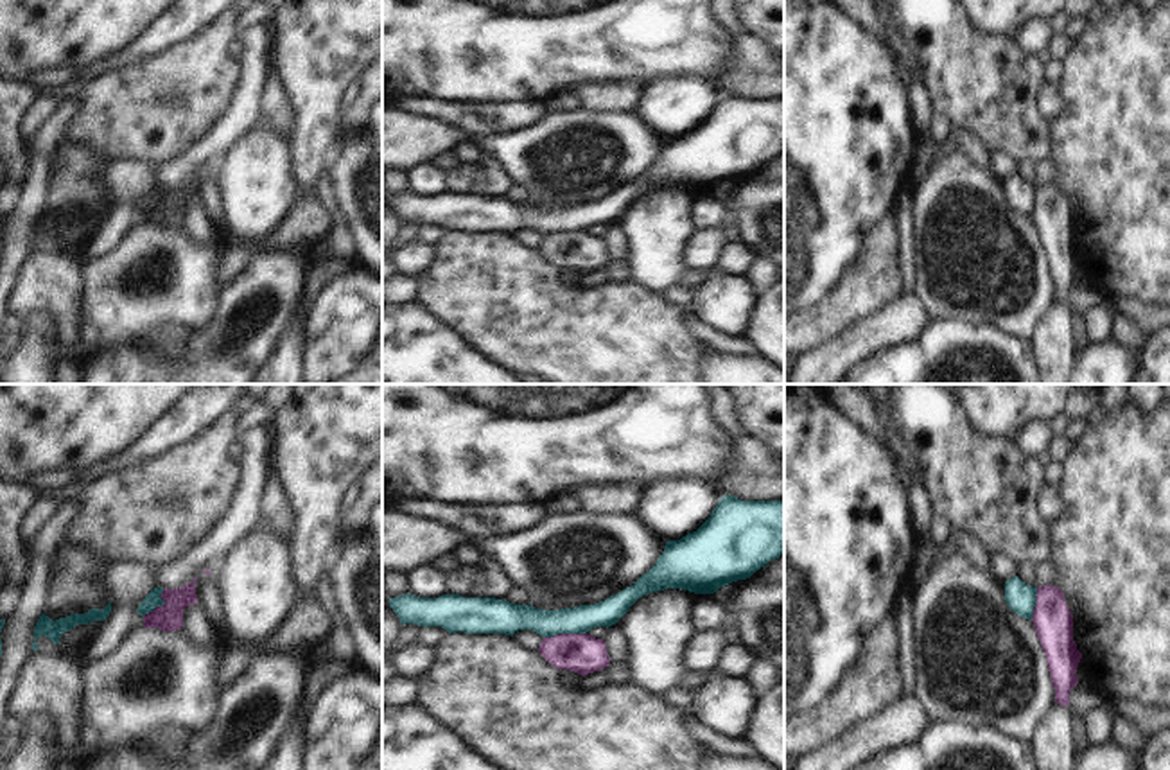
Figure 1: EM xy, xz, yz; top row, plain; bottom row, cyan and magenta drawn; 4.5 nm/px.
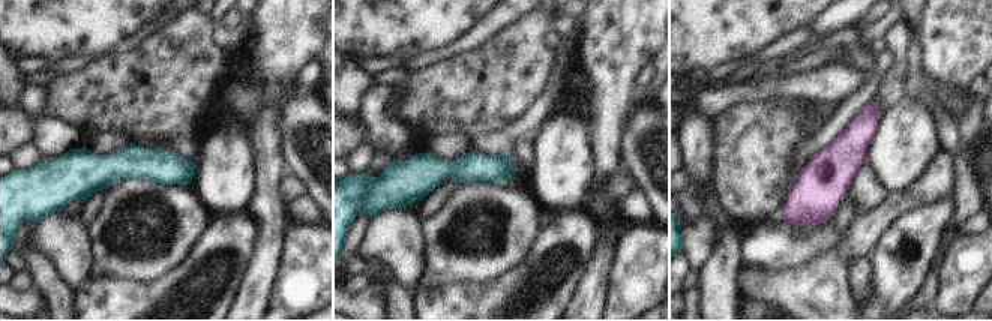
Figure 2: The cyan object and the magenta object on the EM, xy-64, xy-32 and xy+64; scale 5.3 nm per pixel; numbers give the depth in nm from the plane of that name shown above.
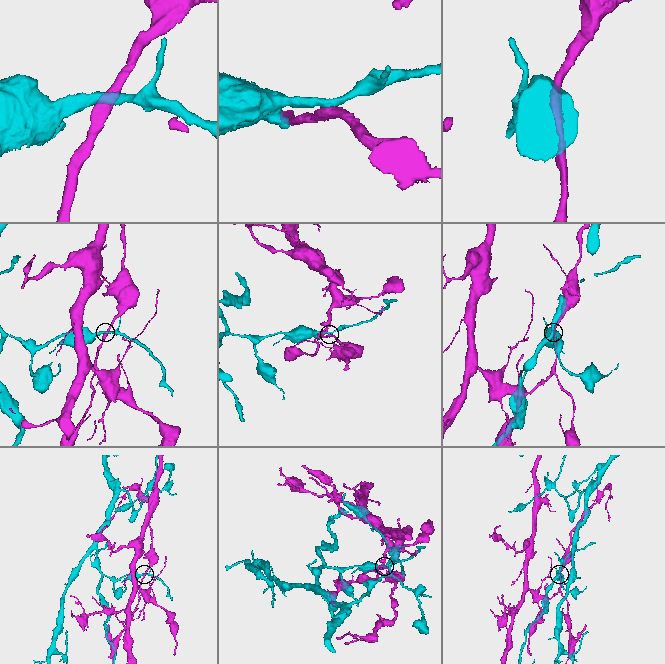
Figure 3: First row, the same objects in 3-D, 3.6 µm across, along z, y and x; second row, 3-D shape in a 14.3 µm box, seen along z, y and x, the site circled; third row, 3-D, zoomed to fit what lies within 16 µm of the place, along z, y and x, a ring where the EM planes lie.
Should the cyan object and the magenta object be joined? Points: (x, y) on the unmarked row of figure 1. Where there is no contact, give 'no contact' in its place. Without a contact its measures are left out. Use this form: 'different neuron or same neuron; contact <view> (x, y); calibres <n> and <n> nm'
different neuron; contact xz (564, 230); calibres 140 and 180 nm

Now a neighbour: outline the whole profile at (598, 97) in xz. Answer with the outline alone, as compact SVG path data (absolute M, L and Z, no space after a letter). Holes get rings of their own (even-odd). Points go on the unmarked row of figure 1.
M637 81L580 83L571 90L578 95L581 109L590 113L633 113L642 93Z

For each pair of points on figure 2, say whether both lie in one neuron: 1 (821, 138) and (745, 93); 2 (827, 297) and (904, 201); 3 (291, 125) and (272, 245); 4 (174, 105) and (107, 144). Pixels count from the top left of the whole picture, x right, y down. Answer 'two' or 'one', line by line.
1: two
2: one
3: two
4: two

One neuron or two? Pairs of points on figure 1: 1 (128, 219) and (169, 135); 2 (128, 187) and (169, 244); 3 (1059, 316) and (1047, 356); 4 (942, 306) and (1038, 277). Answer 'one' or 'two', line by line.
1: two
2: two
3: one
4: one

